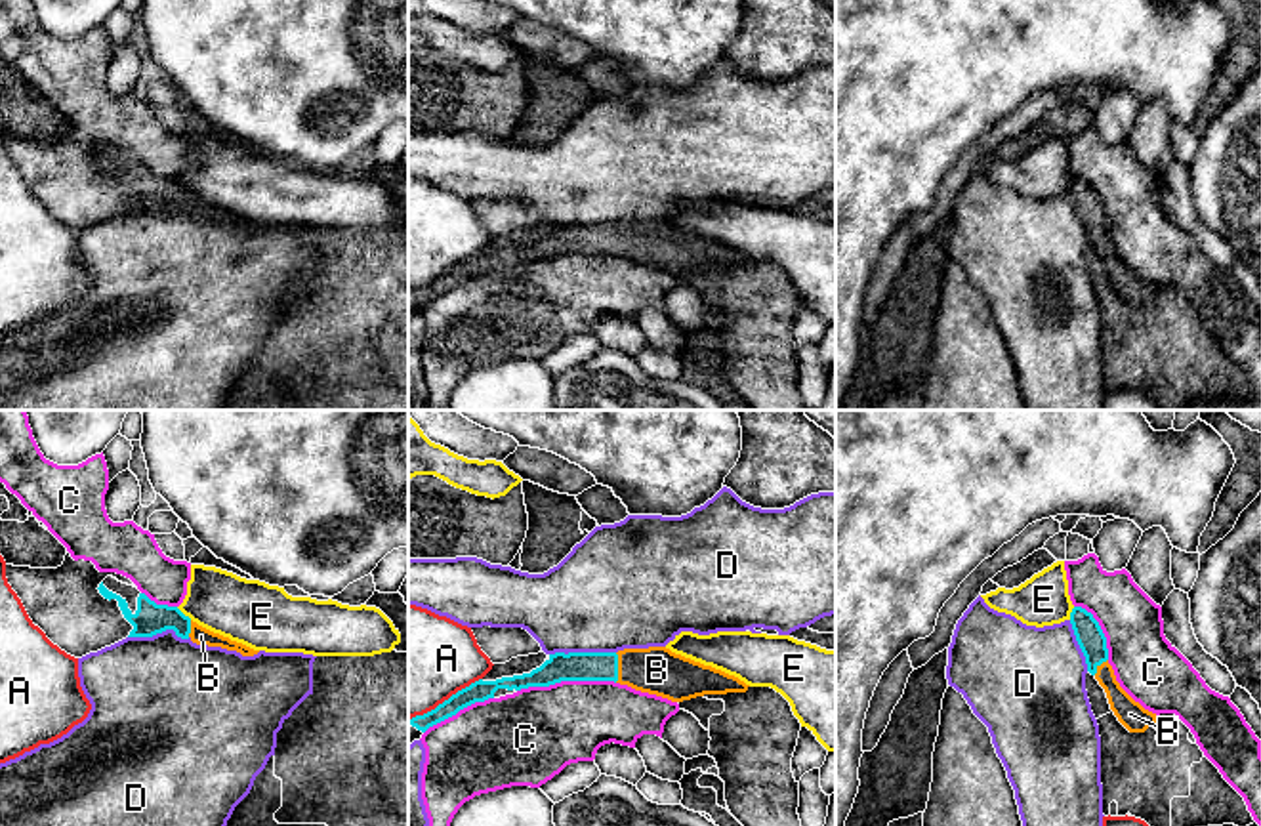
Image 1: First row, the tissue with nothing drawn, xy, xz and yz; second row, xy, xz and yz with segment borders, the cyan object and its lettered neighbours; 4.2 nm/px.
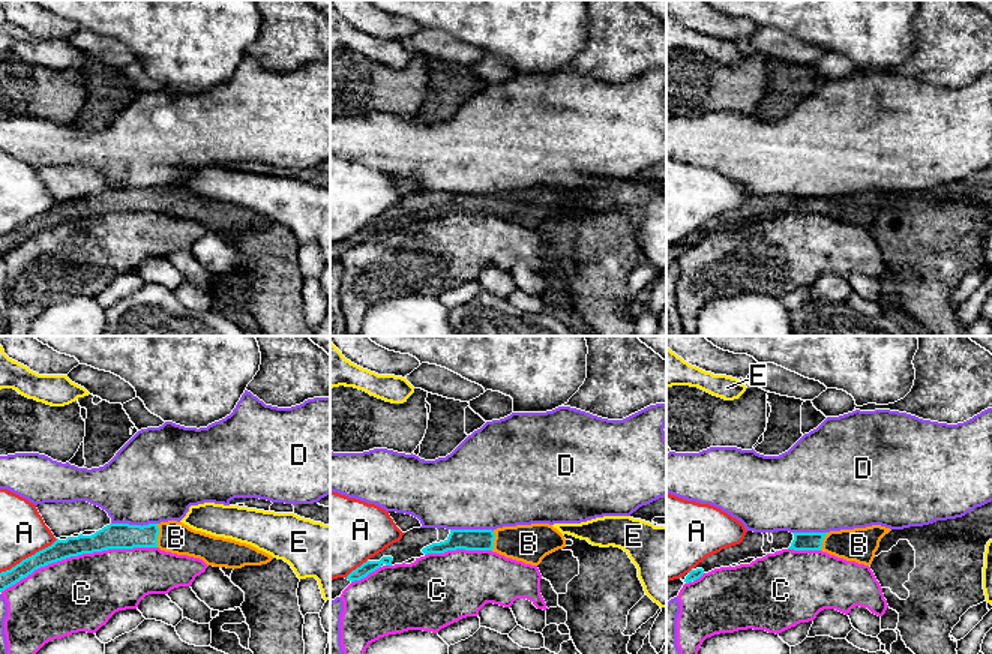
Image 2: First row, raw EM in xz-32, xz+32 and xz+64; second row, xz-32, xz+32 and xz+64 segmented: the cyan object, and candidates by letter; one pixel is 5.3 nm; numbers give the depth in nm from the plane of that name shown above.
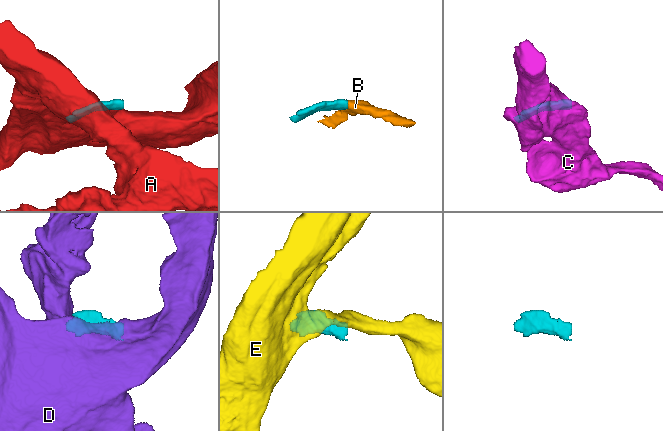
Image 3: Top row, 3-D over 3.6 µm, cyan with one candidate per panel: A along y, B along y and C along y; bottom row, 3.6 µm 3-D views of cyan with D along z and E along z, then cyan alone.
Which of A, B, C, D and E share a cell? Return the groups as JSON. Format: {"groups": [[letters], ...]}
{"groups": [["A"], ["B"], ["C"], ["D"], ["E"]]}

